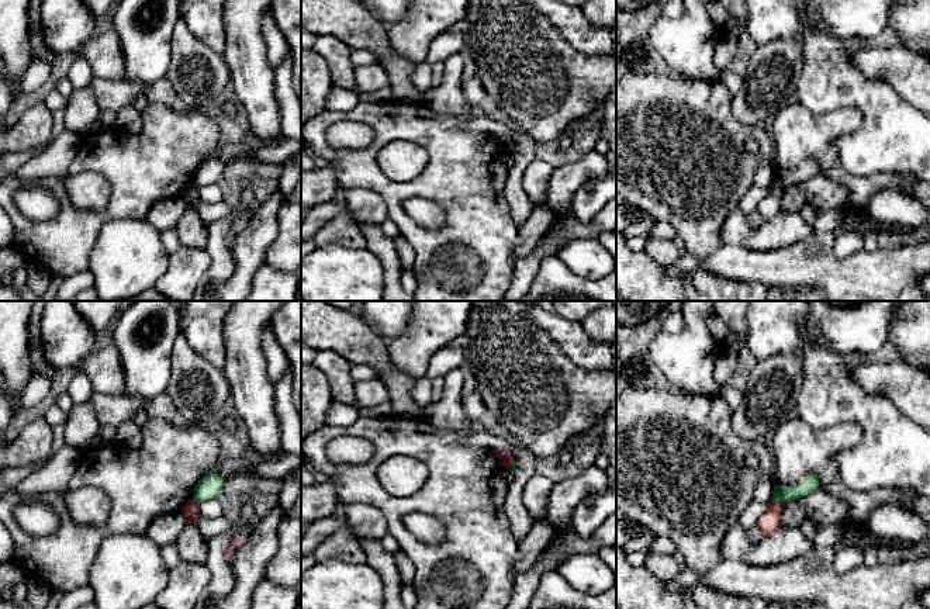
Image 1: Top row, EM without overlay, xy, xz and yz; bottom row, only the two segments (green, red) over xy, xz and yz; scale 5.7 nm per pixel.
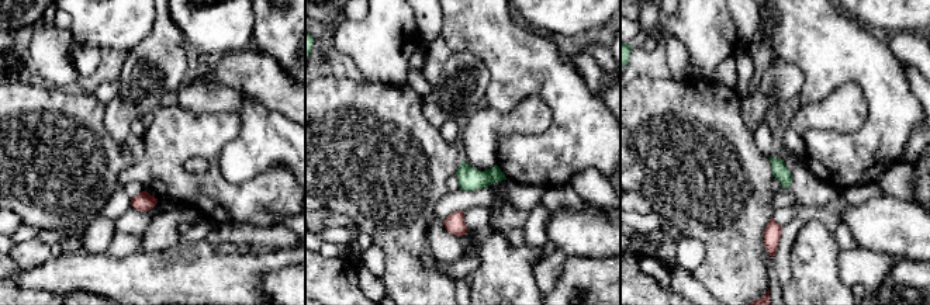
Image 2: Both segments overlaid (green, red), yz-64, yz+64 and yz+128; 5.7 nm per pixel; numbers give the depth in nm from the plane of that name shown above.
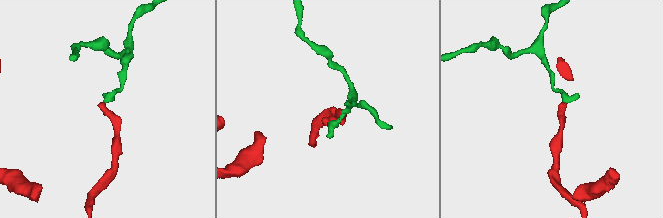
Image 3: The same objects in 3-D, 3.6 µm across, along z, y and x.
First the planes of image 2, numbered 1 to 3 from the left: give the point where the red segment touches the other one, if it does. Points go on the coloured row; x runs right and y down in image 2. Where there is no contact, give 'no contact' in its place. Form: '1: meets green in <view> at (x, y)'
1: no contact
2: no contact
3: no contact

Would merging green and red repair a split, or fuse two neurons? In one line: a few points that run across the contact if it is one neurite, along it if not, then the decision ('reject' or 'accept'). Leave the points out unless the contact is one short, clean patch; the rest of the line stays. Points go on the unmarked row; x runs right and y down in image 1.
yz (773, 183), (784, 189) | reject

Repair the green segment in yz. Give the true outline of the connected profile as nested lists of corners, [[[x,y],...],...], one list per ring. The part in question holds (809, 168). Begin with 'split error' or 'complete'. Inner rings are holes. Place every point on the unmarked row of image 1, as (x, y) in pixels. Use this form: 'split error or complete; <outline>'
complete; [[[806,159],[795,172],[774,170],[772,184],[775,187],[789,188],[798,186],[819,174],[819,163],[816,159]]]

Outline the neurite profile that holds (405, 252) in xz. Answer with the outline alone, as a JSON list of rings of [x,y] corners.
[[[404,235],[394,238],[394,245],[402,269],[412,269],[415,262],[415,250]]]

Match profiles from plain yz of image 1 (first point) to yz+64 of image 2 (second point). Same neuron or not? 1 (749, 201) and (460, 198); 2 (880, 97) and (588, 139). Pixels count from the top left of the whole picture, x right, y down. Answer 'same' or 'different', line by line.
1: same
2: same

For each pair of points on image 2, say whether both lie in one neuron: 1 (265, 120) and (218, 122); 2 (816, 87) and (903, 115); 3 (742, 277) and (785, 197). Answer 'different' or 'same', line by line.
1: different
2: same
3: different

